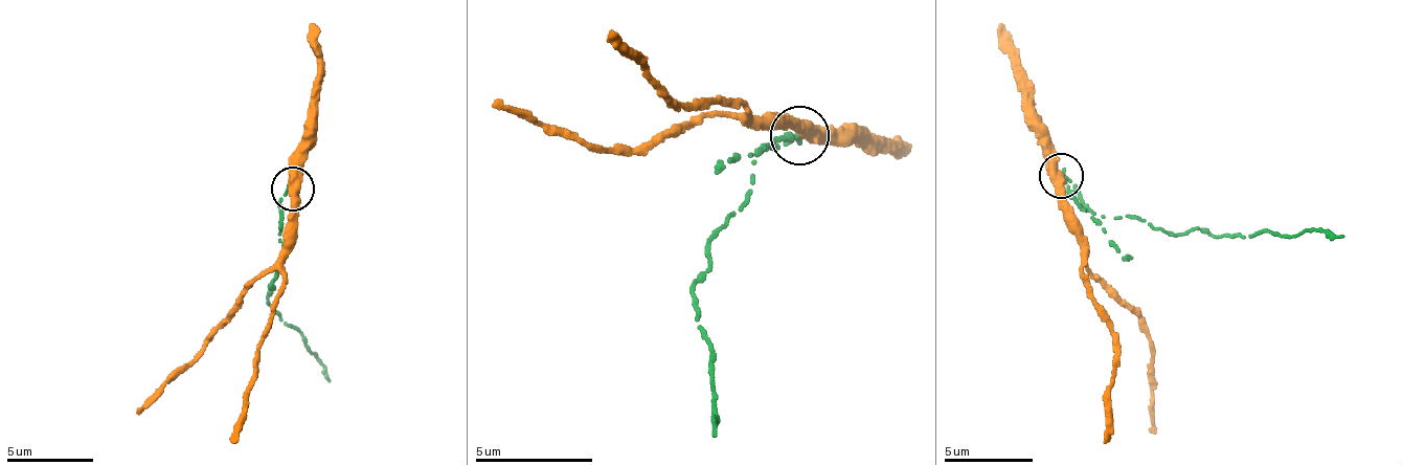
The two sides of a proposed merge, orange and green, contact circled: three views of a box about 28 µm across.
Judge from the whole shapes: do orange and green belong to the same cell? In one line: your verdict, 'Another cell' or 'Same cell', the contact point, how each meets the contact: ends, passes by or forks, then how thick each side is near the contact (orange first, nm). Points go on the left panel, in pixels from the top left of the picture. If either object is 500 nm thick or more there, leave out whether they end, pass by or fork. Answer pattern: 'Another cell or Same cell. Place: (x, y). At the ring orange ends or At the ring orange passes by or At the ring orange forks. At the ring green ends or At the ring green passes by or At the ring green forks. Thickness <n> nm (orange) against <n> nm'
Another cell. Place: (293, 189). At the ring orange passes by. At the ring green ends. Thickness 440 nm (orange) against 200 nm

